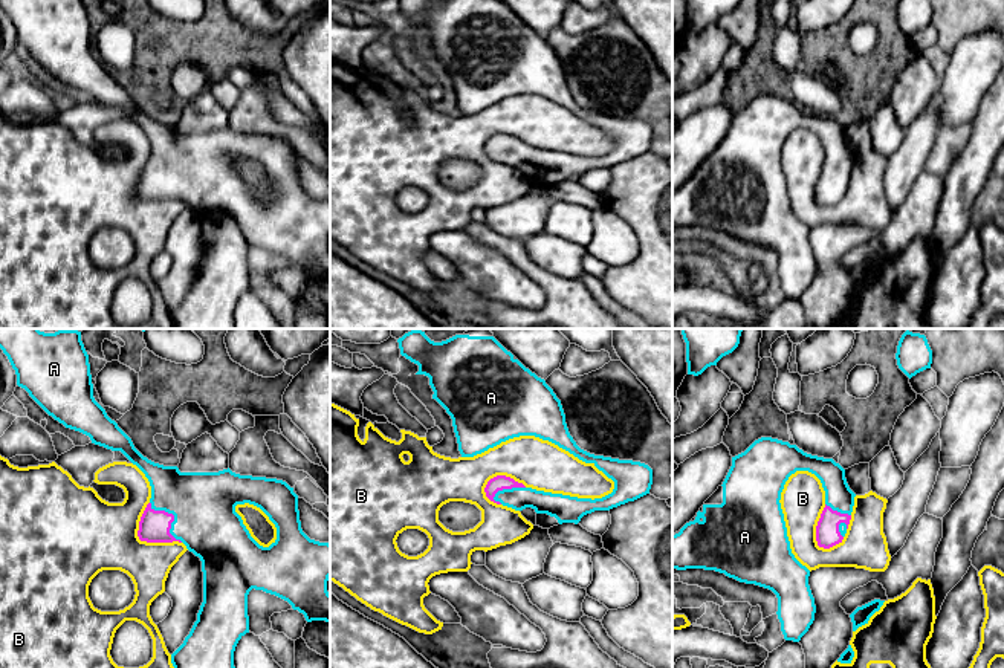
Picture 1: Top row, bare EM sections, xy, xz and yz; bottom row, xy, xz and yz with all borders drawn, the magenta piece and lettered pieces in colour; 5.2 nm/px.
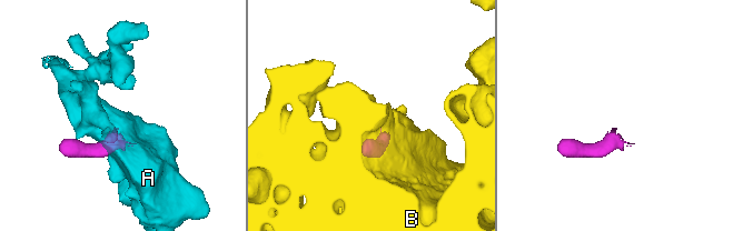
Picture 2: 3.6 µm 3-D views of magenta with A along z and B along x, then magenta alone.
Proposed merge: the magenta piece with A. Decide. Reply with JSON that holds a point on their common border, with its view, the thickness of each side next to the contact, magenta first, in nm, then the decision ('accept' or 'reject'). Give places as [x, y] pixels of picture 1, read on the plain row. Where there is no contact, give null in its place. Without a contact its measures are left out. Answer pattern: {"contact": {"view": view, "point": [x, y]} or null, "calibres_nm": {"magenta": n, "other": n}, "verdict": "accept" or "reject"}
{"contact": {"view": "xy", "point": [173, 175]}, "calibres_nm": {"magenta": 160, "other": 340}, "verdict": "accept"}

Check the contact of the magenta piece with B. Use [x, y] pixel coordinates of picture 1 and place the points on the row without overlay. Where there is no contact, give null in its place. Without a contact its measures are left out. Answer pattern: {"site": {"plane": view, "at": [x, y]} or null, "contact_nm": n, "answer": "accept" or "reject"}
{"site": {"plane": "xy", "at": [142, 197]}, "contact_nm": 280, "answer": "reject"}

